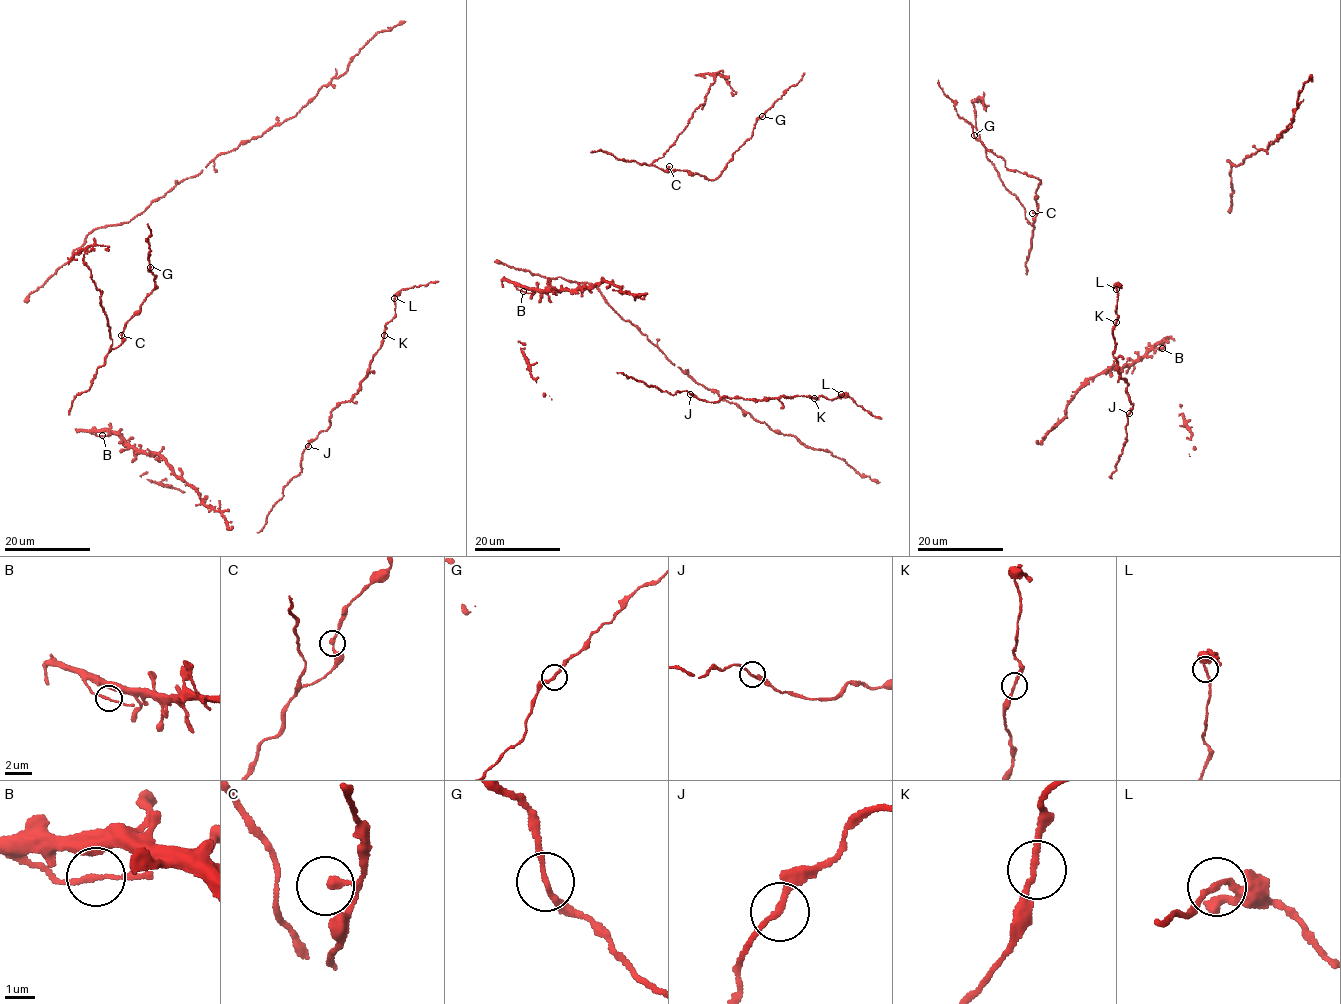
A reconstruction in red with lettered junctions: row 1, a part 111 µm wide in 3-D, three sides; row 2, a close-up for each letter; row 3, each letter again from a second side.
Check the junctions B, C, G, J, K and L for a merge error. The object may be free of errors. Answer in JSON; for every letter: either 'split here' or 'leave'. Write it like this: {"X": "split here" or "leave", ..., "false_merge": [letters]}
{"B": "leave", "C": "leave", "G": "leave", "J": "leave", "K": "leave", "L": "leave", "false_merge": []}

